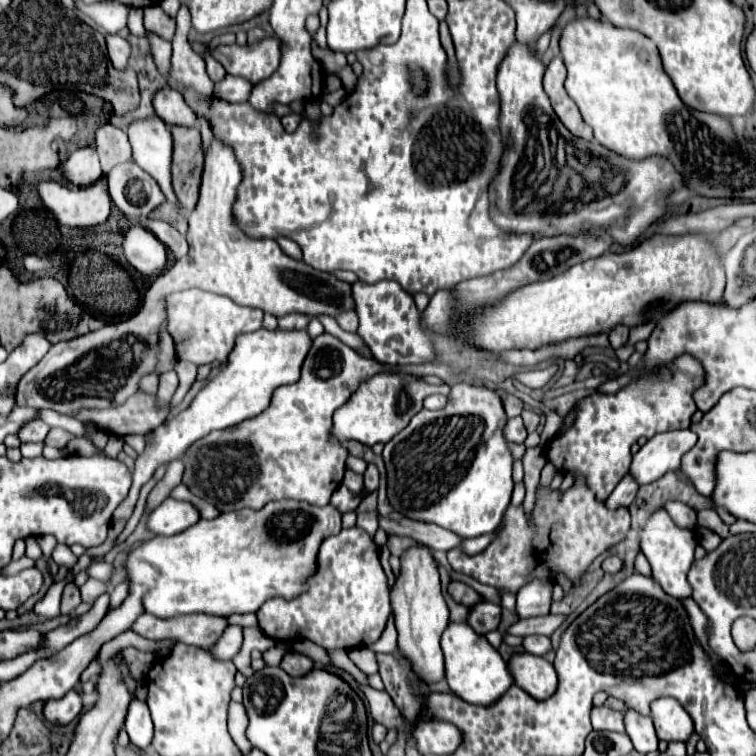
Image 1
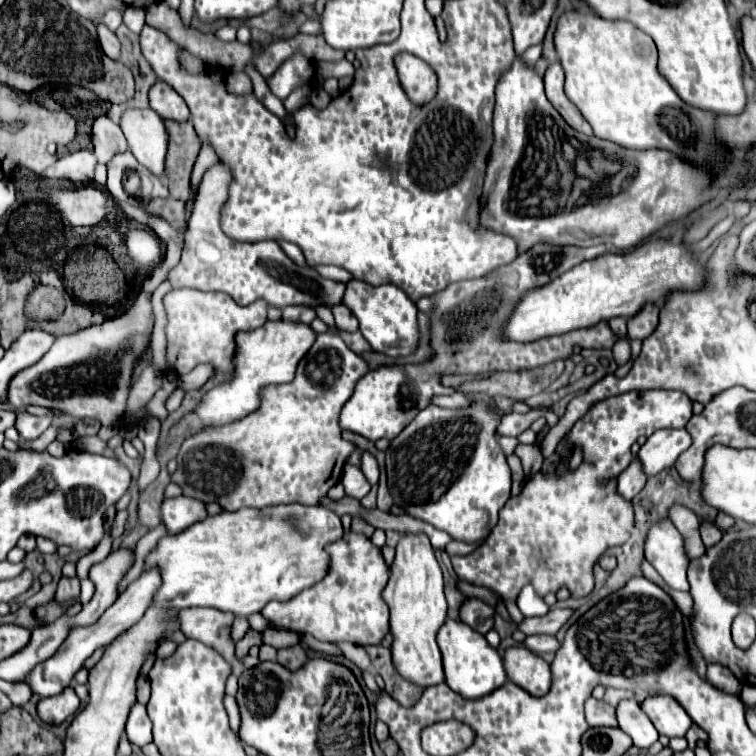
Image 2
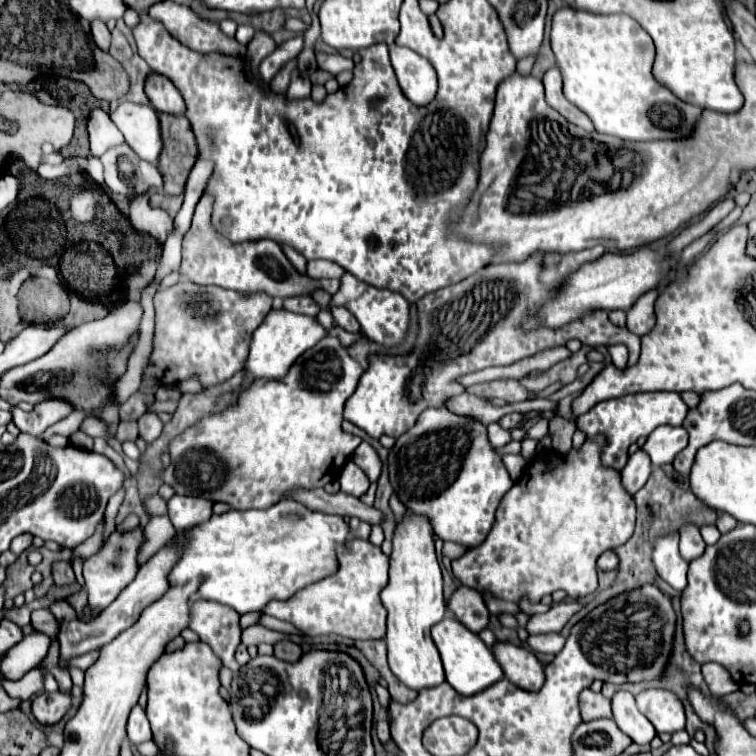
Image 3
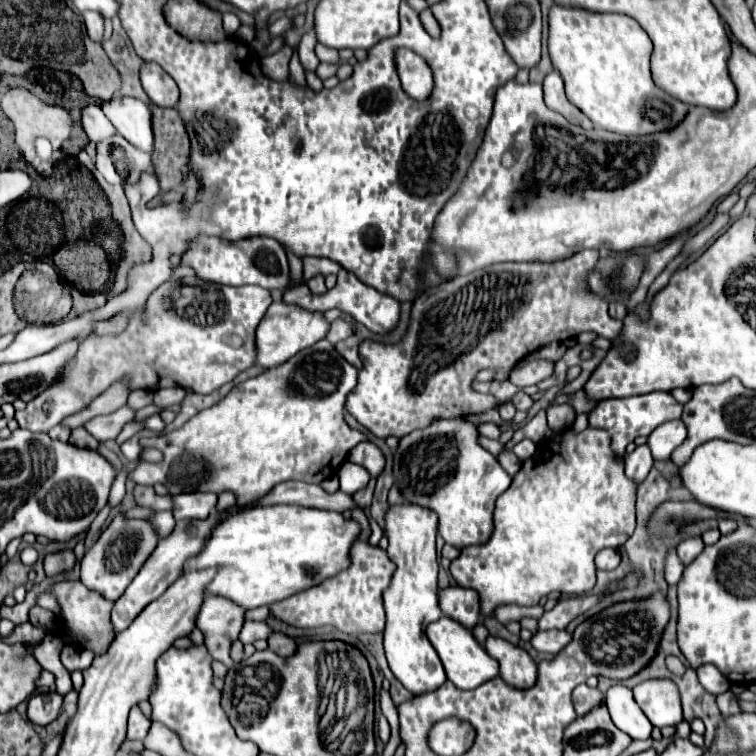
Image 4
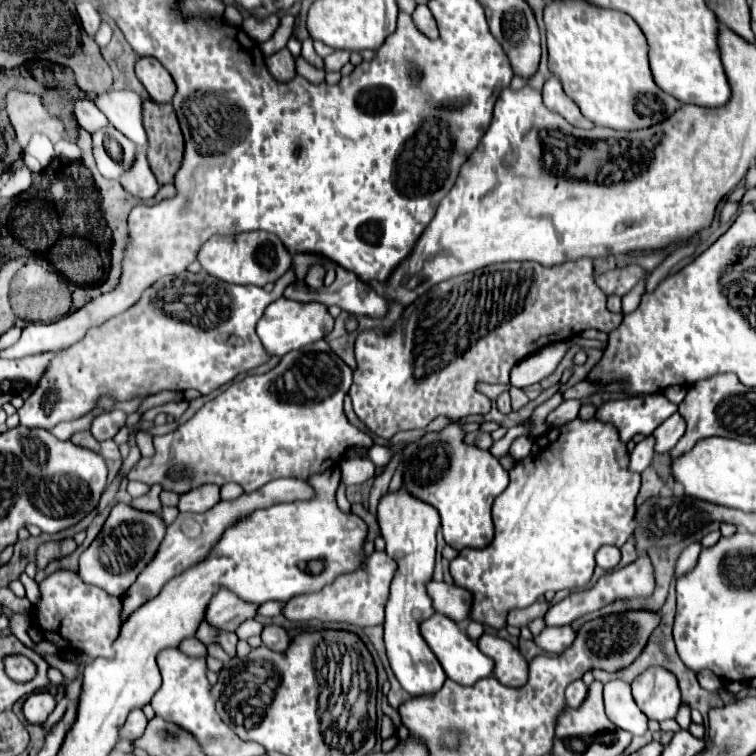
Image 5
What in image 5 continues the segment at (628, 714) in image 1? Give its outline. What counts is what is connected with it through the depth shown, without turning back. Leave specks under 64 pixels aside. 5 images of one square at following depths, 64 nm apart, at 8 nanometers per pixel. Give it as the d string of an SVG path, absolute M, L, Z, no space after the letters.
M610 680L604 684L604 710L608 720L622 730L636 736L642 736L648 730L648 718L636 706L630 694L630 684L624 680Z

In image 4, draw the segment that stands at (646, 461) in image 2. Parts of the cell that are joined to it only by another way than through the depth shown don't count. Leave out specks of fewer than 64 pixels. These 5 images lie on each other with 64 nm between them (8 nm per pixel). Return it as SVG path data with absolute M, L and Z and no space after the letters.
M670 420L660 424L650 436L648 446L652 450L654 460L668 460L672 450L680 446L686 438L686 426L682 420Z

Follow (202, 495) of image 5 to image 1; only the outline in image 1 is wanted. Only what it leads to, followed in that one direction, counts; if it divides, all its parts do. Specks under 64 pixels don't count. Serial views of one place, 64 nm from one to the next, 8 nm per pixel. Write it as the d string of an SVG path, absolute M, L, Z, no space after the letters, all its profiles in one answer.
M166 498L148 518L148 528L154 534L164 534L164 536L172 536L172 534L180 534L186 528L190 528L192 524L196 524L200 520L200 512L196 510L194 504L184 502L184 500L174 500L174 498Z

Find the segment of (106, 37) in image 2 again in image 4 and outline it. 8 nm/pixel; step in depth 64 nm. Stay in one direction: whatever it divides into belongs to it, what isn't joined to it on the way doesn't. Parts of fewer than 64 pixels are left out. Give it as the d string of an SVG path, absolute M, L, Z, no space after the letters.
M86 10L84 14L84 24L86 24L86 32L94 42L102 40L102 32L104 32L104 18L98 12Z

